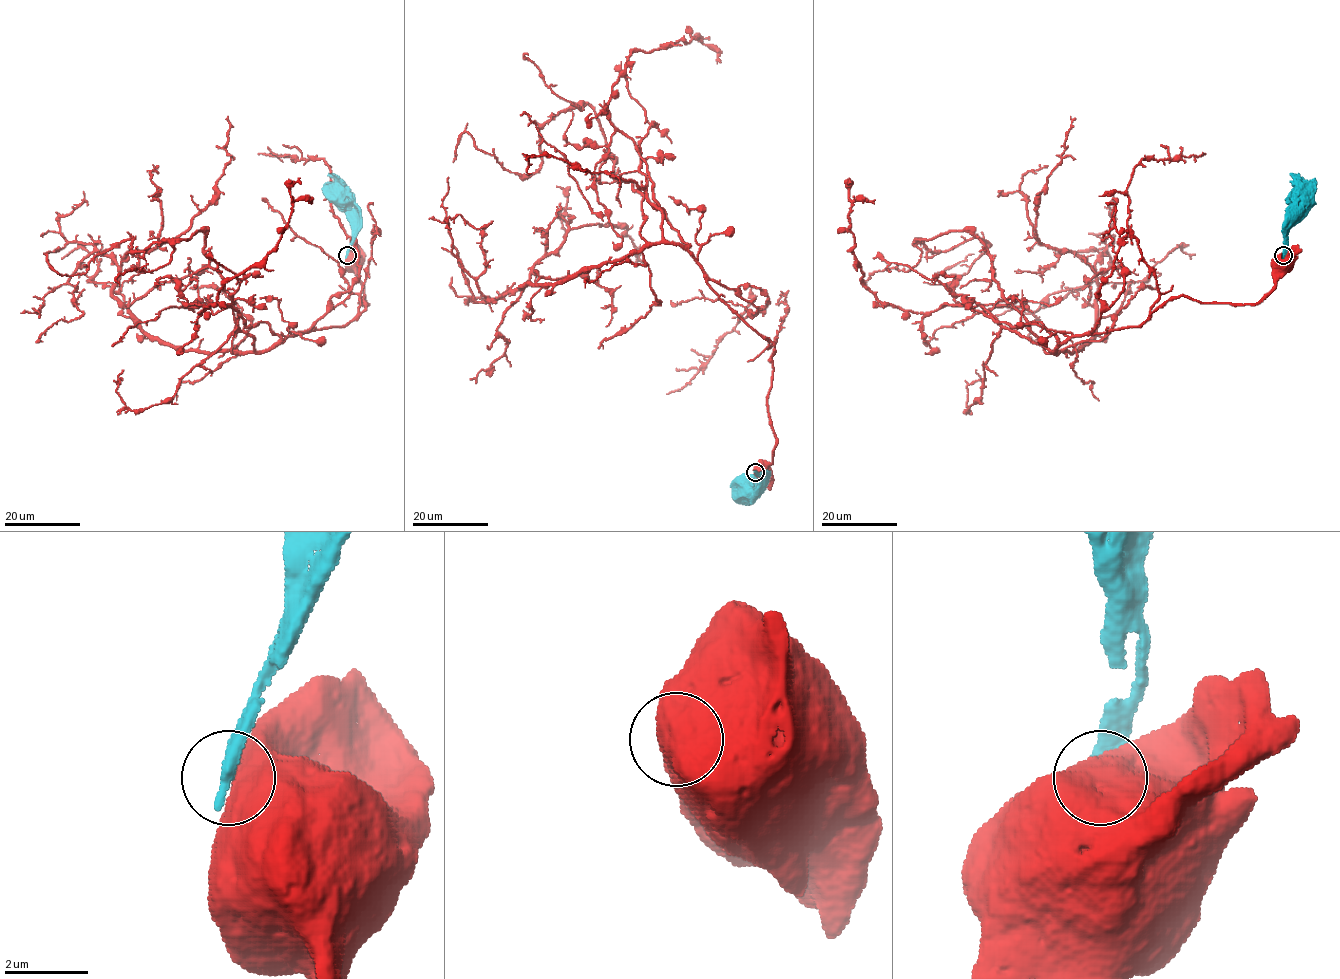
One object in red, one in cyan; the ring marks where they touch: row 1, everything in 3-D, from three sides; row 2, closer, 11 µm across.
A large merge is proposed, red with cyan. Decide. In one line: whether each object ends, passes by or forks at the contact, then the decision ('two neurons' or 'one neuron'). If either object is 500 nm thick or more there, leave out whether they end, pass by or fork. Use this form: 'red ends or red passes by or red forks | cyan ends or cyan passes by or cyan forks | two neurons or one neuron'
two neurons

